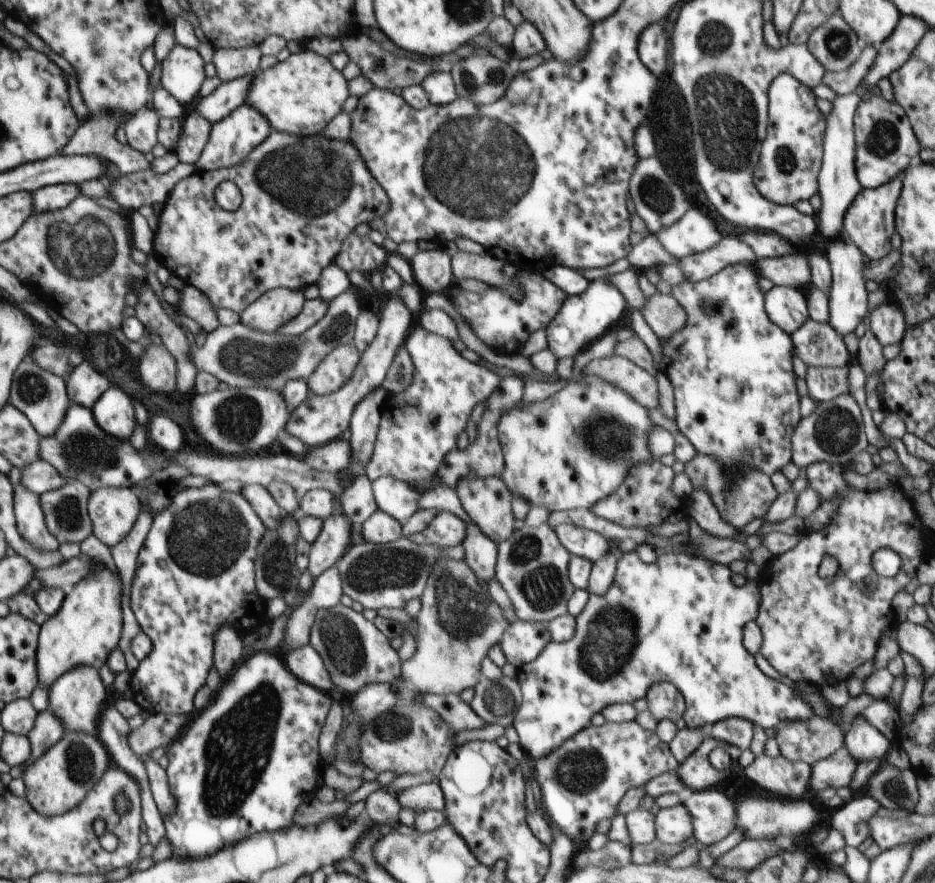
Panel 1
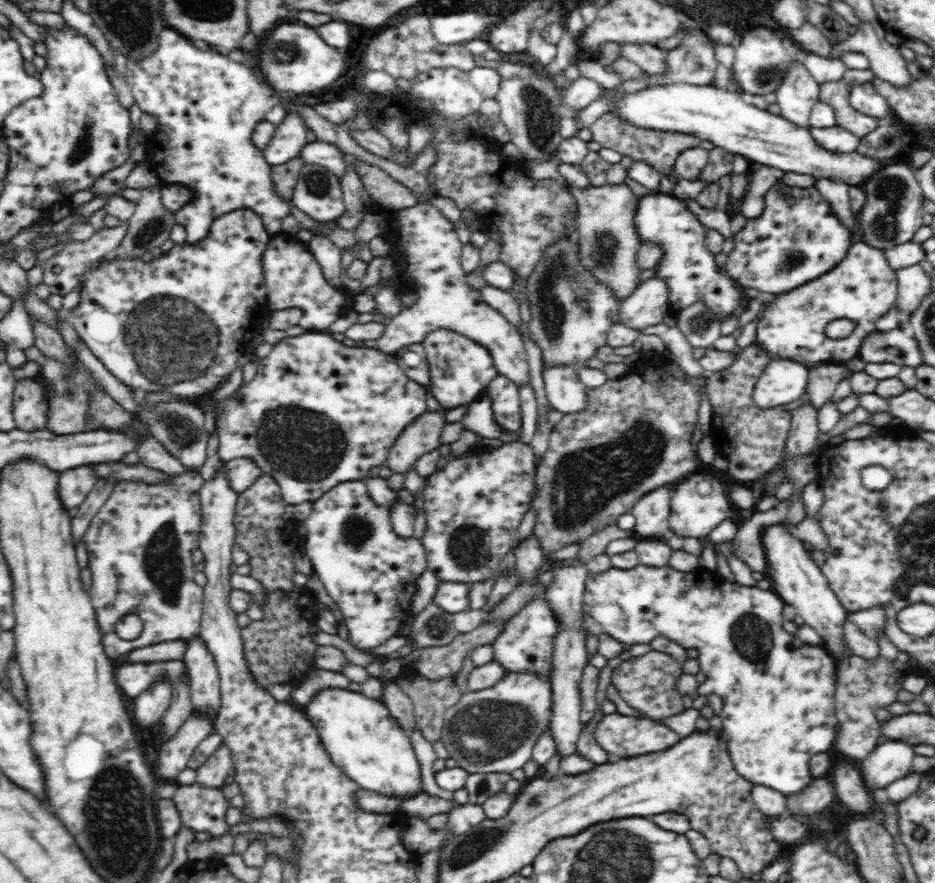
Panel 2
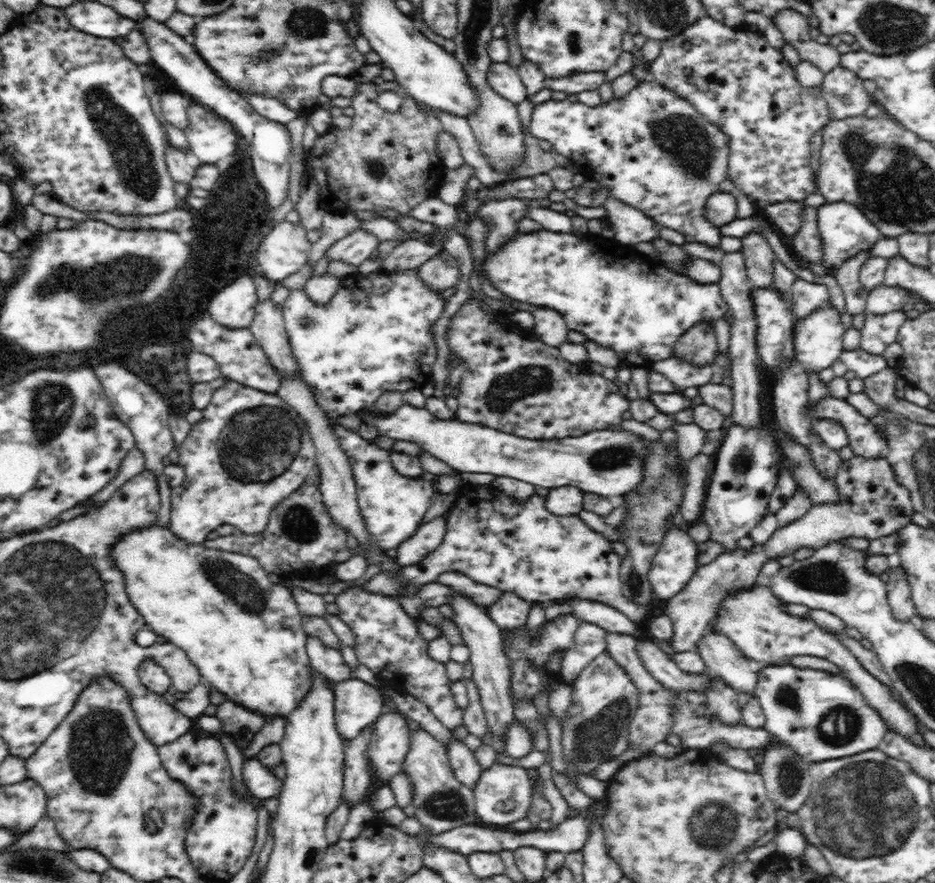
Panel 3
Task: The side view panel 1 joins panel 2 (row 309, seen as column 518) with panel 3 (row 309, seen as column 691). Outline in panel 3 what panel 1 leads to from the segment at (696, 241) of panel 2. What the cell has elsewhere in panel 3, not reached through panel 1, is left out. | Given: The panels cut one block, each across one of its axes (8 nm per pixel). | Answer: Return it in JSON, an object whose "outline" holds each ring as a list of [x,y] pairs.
{"outline":[[[540,230],[532,233],[518,234],[506,242],[498,252],[488,255],[484,262],[484,273],[486,273],[486,279],[504,293],[504,295],[525,302],[536,308],[552,308],[552,310],[558,310],[562,314],[562,318],[566,321],[569,330],[575,330],[576,332],[582,332],[587,339],[597,342],[599,345],[611,348],[618,353],[619,360],[622,365],[629,366],[648,366],[649,364],[656,363],[662,360],[673,357],[674,346],[679,341],[679,338],[684,334],[691,326],[702,321],[708,321],[708,323],[716,322],[724,315],[728,315],[729,308],[720,293],[720,287],[718,283],[714,284],[700,284],[686,274],[681,275],[669,268],[666,268],[663,264],[658,263],[650,258],[637,254],[632,248],[624,249],[615,240],[608,240],[602,237],[593,237],[594,250],[584,258],[584,241],[585,238],[578,237],[574,242],[574,234],[566,232],[552,233],[550,230]]]}

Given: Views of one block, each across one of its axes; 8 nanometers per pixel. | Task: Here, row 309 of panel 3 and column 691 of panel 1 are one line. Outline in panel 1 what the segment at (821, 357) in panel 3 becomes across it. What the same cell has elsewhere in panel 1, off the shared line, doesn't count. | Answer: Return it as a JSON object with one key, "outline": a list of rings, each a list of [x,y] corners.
{"outline":[[[681,802],[672,808],[662,808],[655,815],[656,839],[664,844],[680,844],[694,836],[692,816]]]}

